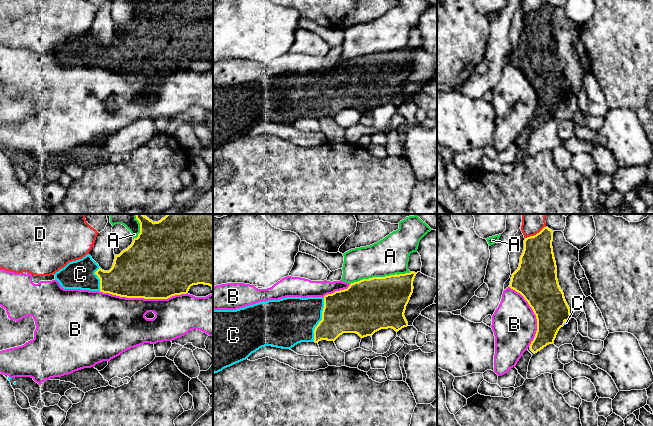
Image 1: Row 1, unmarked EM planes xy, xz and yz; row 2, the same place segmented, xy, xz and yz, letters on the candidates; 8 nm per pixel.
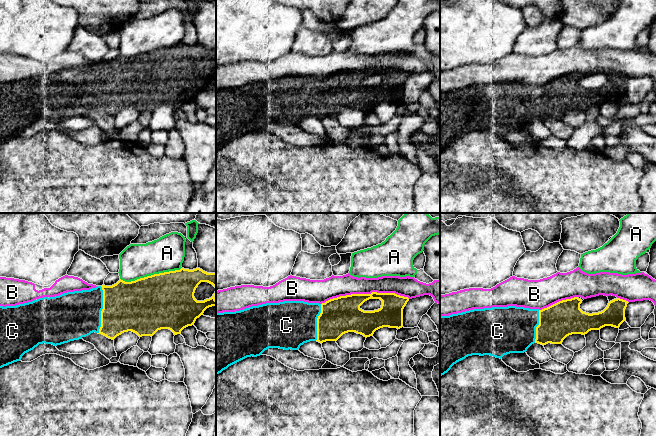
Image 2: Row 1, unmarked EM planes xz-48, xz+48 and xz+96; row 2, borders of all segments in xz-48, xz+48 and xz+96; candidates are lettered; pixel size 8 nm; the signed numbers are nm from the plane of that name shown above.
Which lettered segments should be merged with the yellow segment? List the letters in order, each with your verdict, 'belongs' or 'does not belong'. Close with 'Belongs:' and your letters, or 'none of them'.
A: does not belong
B: does not belong
C: belongs
D: does not belong
Belongs: C

